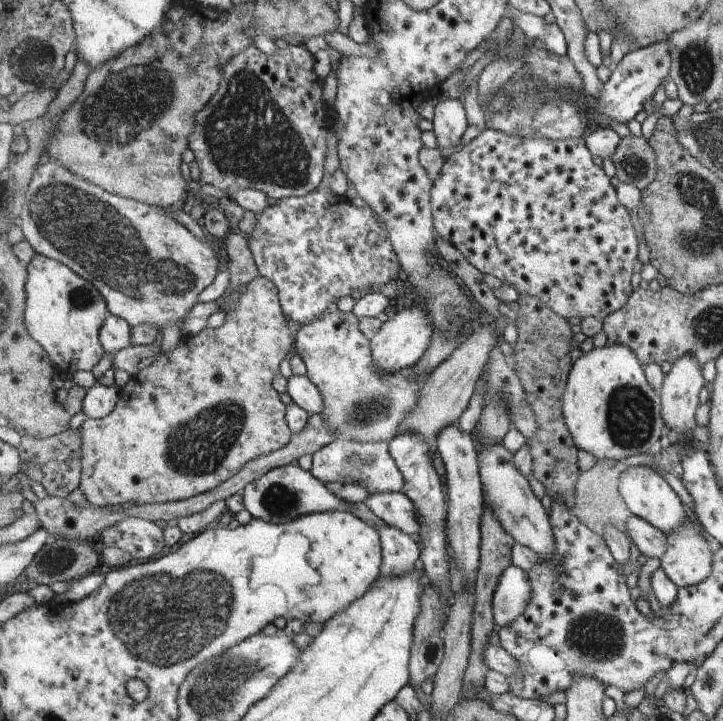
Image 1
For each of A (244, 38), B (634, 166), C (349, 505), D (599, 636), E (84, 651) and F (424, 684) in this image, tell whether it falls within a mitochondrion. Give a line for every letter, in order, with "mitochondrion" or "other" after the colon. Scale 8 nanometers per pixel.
A: other
B: mitochondrion
C: other
D: mitochondrion
E: other
F: other

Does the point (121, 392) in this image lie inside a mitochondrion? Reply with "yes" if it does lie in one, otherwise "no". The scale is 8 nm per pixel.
no

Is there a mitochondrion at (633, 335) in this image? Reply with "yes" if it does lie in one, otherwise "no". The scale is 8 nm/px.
no

